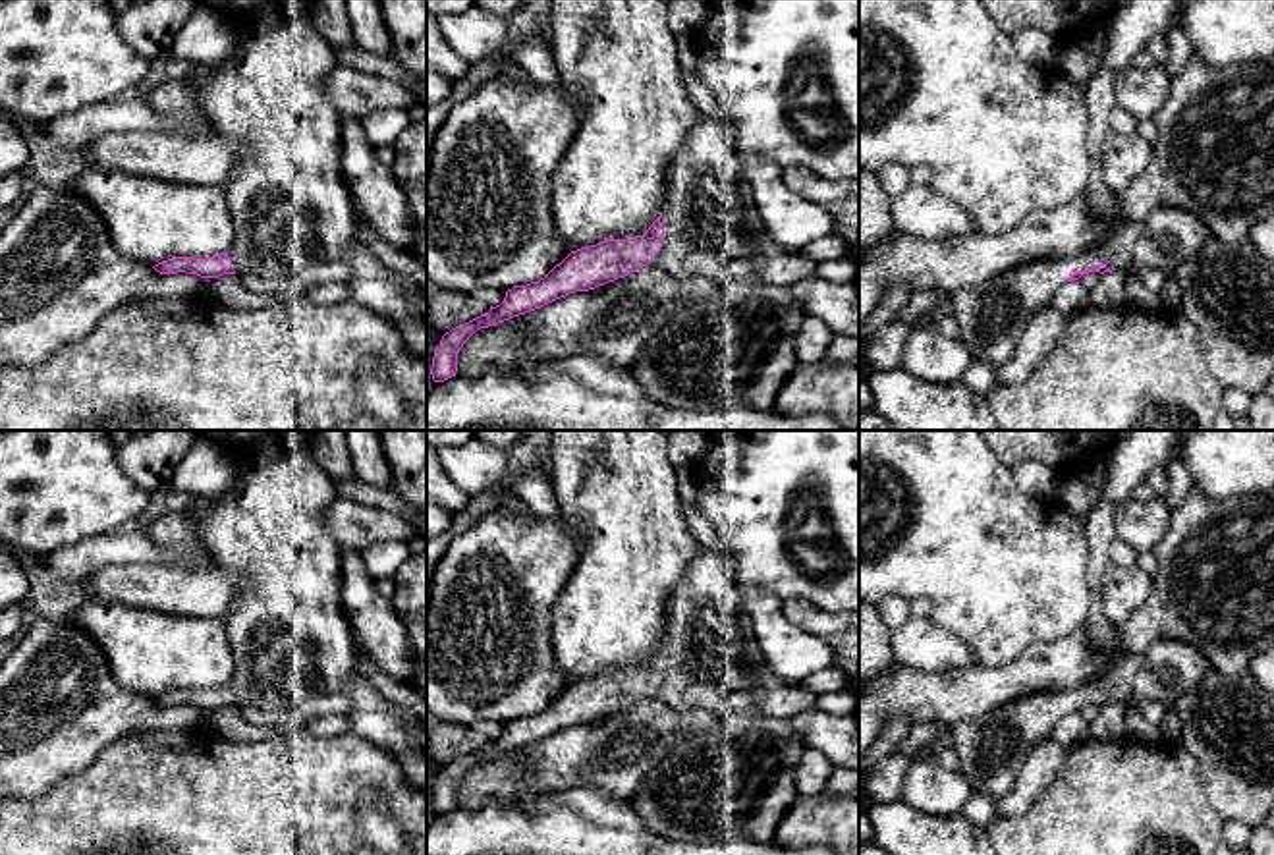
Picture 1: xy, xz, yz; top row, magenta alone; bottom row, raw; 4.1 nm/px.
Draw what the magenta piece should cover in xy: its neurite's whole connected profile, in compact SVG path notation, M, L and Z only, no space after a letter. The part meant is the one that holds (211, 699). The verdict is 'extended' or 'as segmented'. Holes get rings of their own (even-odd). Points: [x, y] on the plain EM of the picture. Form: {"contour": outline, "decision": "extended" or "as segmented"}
{"contour": "M297 434L297 448L266 446L237 459L235 483L222 496L195 498L185 510L216 554L216 564L239 573L235 604L226 618L234 647L234 674L214 689L174 689L154 697L160 706L295 708L317 695L342 693L357 668L353 631L344 612L342 550L322 521L338 498L336 483L315 465L311 436Z", "decision": "extended"}

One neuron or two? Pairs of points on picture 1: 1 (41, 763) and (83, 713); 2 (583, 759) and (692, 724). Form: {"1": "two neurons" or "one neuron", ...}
{"1": "one neuron", "2": "two neurons"}

